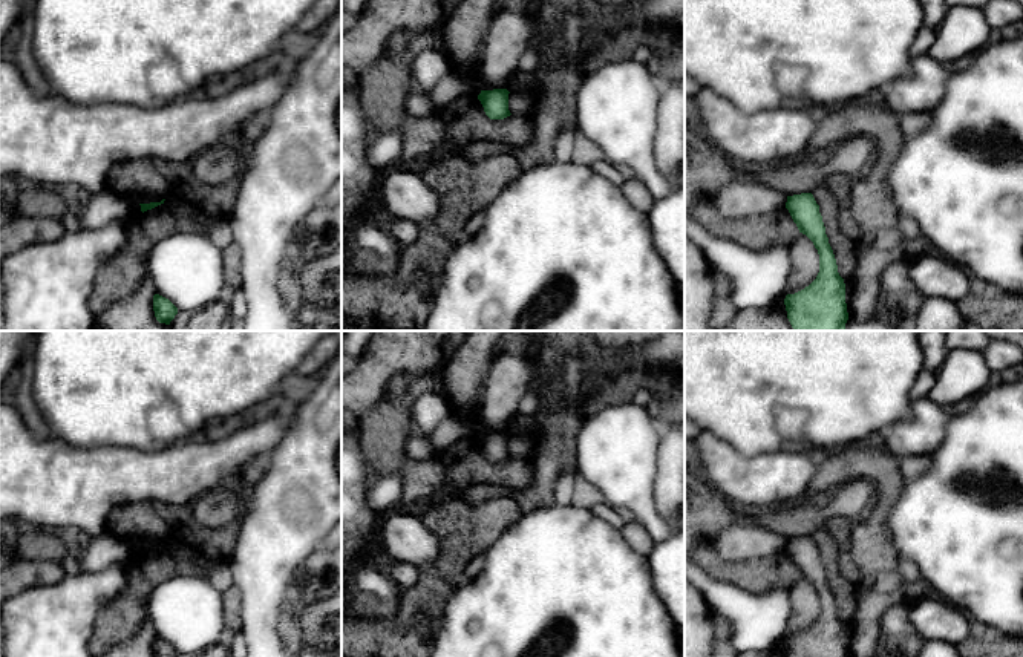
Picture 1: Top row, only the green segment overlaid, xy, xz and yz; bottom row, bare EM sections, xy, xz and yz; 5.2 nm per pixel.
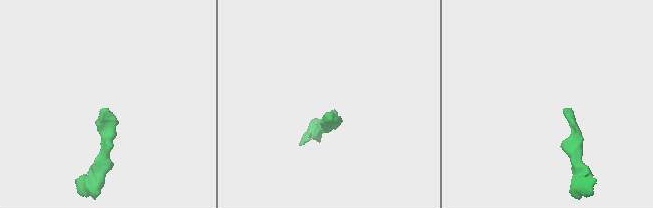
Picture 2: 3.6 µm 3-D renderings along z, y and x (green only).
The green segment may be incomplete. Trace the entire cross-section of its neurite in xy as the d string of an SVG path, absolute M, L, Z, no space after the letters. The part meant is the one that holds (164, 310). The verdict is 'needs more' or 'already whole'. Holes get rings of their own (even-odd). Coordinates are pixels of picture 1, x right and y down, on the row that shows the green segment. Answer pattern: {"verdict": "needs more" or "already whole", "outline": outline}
{"verdict": "already whole", "outline": "M155 294L153 296L153 311L159 323L170 325L170 322L178 314L178 308L165 297Z"}

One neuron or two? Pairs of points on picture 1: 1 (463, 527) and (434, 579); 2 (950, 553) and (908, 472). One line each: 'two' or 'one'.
1: one
2: two

